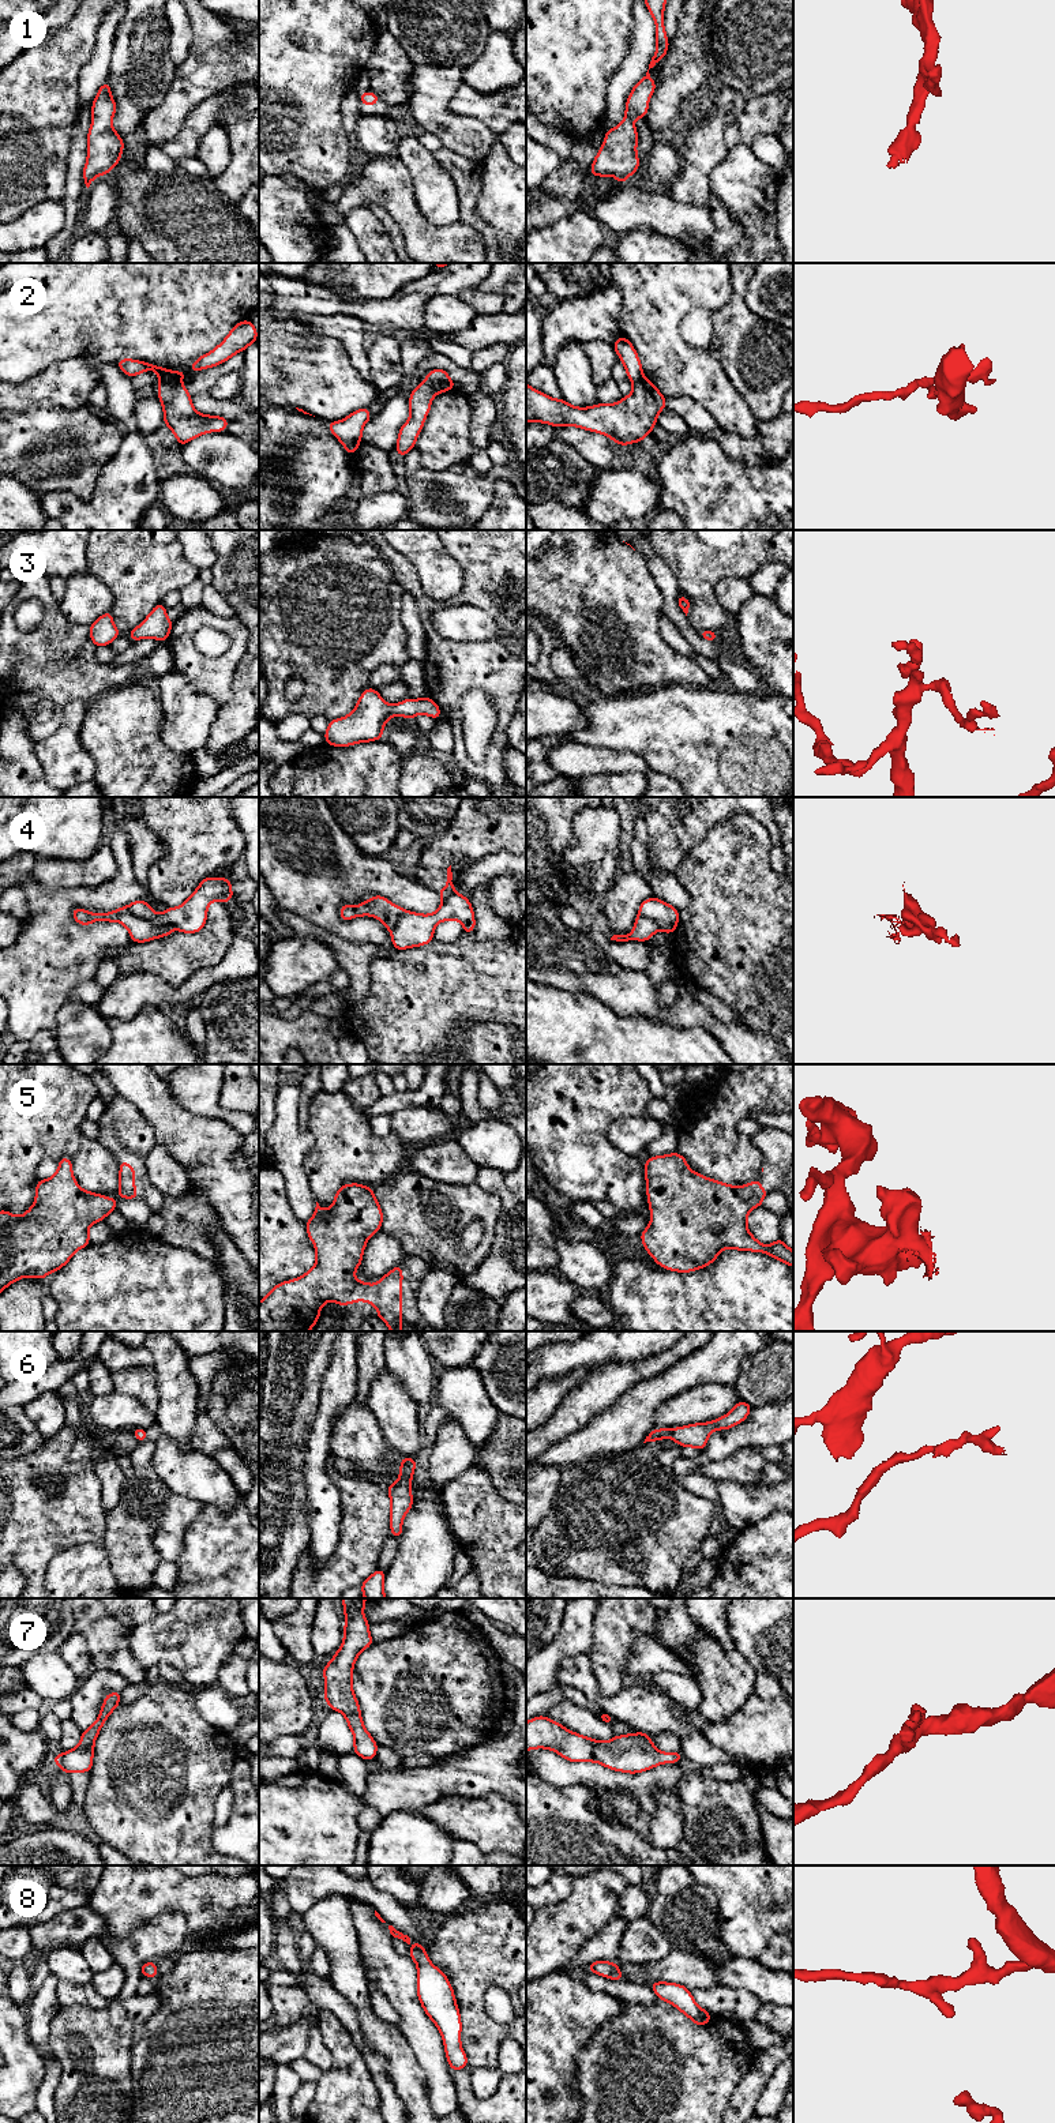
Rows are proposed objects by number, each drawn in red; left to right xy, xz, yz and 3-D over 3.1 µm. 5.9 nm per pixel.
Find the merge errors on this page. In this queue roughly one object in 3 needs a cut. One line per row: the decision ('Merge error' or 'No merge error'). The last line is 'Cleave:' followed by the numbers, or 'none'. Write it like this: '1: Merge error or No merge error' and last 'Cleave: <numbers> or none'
1: No merge error
2: No merge error
3: No merge error
4: Merge error
5: No merge error
6: No merge error
7: No merge error
8: No merge error
Cleave: 4

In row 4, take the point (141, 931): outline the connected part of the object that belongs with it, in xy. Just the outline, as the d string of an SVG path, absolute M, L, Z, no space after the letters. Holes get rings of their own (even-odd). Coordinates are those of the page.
M127 906L104 914L90 913L82 908L75 908L72 910L72 918L80 925L93 924L97 920L108 923L117 921L128 929L131 940L136 943L144 943L157 937L168 936L174 929L174 925L172 924L158 925L139 918L131 913Z

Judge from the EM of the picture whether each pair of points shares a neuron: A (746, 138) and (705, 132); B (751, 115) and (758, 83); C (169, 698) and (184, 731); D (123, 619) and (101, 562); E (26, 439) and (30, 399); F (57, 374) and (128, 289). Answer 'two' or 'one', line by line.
A: two
B: two
C: one
D: one
E: two
F: two

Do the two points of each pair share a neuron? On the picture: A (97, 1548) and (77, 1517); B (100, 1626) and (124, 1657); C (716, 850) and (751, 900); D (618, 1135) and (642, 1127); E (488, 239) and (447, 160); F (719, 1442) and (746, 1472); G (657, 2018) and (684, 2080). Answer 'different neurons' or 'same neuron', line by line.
A: different neurons
B: same neuron
C: same neuron
D: same neuron
E: same neuron
F: different neurons
G: same neuron

